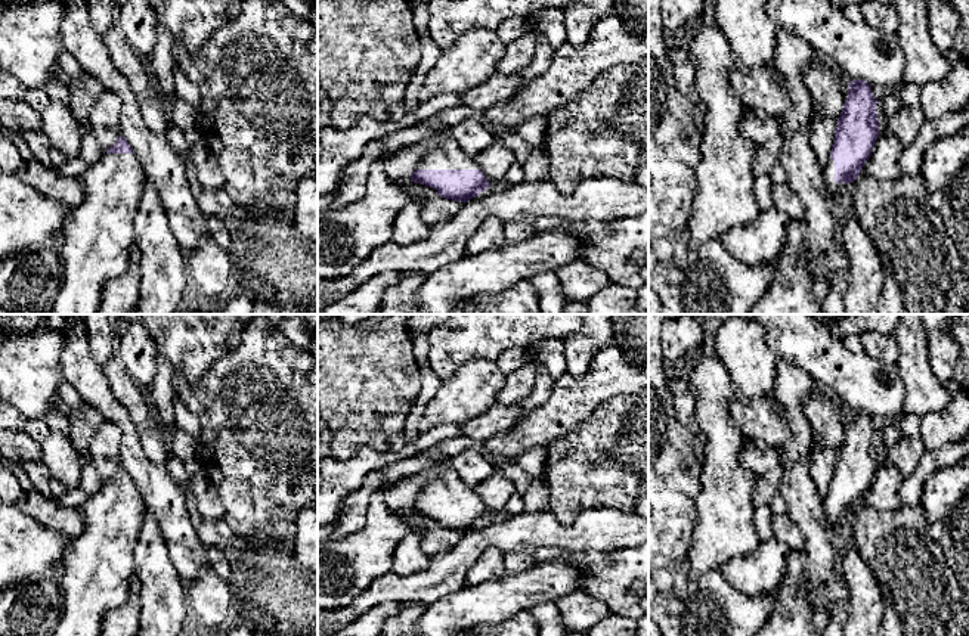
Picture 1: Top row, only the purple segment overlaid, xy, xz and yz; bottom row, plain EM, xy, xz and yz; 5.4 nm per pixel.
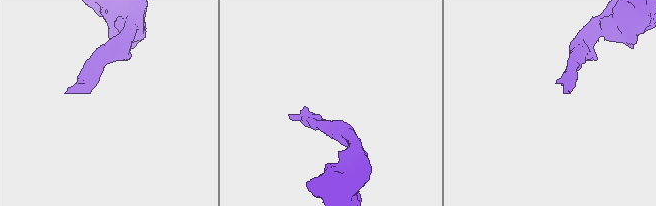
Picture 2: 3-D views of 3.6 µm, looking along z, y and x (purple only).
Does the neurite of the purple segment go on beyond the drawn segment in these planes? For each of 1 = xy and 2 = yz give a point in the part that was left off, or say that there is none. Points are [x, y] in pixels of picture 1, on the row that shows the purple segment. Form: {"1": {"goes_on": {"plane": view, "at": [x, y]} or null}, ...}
{"1": {"goes_on": {"plane": "xy", "at": [98, 236]}}, "2": {"goes_on": {"plane": "yz", "at": [839, 191]}}}

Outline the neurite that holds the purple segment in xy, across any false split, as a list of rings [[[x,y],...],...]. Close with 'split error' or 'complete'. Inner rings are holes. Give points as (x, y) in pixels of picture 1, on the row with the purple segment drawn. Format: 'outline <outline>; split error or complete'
outline [[[120,136],[80,179],[83,202],[71,208],[71,217],[62,229],[64,243],[58,249],[62,280],[49,314],[97,314],[103,285],[126,272],[134,245],[133,220],[148,177],[127,139]]]; split error

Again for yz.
outline [[[866,80],[849,81],[835,143],[827,164],[821,168],[823,189],[838,201],[849,195],[880,134],[877,105],[872,84]]]; split error

